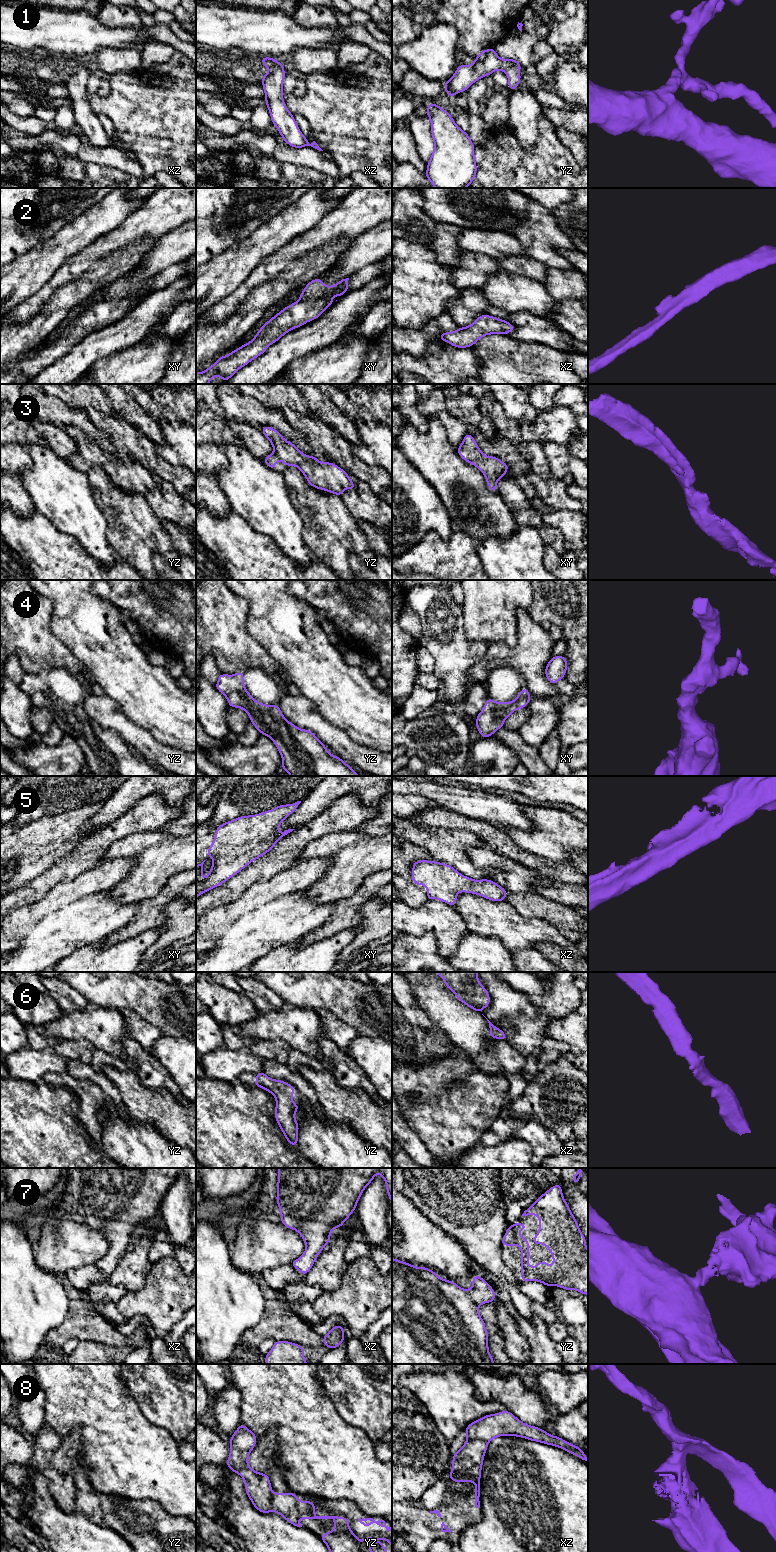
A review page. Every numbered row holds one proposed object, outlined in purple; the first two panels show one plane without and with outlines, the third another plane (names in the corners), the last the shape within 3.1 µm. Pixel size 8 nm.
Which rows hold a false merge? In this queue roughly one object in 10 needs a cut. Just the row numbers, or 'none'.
8

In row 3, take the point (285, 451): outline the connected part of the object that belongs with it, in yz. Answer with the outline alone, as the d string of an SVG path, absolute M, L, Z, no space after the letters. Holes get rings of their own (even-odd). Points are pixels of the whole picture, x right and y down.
M264 426L261 429L270 441L274 452L269 454L263 462L271 469L276 468L276 461L280 460L286 466L295 466L304 474L309 485L342 496L344 489L355 490L356 486L350 476L332 462L320 462L314 455L302 453L293 443L285 440L274 428Z

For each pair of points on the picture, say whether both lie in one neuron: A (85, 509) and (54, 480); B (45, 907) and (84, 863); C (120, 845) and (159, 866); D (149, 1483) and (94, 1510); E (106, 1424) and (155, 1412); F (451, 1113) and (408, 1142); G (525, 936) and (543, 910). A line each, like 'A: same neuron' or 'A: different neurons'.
A: same neuron
B: different neurons
C: same neuron
D: different neurons
E: different neurons
F: different neurons
G: different neurons

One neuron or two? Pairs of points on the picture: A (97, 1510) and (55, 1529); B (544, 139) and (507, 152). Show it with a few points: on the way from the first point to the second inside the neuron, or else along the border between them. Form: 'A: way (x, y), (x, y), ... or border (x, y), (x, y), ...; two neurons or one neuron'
A: border (76, 1510), (94, 1523), (105, 1526); two neurons
B: way (536, 149), (532, 153), (517, 153); one neuron

